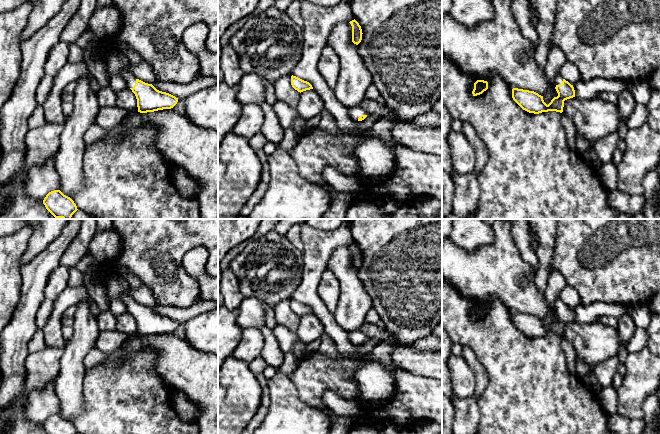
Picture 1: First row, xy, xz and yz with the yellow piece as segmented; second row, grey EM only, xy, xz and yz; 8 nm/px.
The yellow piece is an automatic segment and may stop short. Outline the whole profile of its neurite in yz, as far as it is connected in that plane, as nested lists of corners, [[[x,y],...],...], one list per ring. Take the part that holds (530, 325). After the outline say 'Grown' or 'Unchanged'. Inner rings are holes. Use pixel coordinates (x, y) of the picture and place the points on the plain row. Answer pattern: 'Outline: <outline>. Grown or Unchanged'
Outline: [[[559,297],[555,301],[555,309],[558,320],[554,321],[548,329],[544,326],[543,320],[529,314],[513,312],[512,322],[523,334],[529,337],[539,338],[548,335],[562,337],[564,325],[575,321],[575,314],[573,309],[563,303]]]. Grown

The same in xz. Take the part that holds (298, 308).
Outline: [[[293,299],[291,300],[291,309],[295,314],[300,317],[306,314],[313,313],[312,309],[309,306],[304,305]]]. Unchanged

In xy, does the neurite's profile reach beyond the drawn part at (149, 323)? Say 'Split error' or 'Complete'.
Split error

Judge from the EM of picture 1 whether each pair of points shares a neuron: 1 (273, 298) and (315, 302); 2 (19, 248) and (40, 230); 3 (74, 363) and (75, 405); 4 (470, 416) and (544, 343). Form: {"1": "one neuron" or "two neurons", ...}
{"1": "two neurons", "2": "two neurons", "3": "one neuron", "4": "two neurons"}

